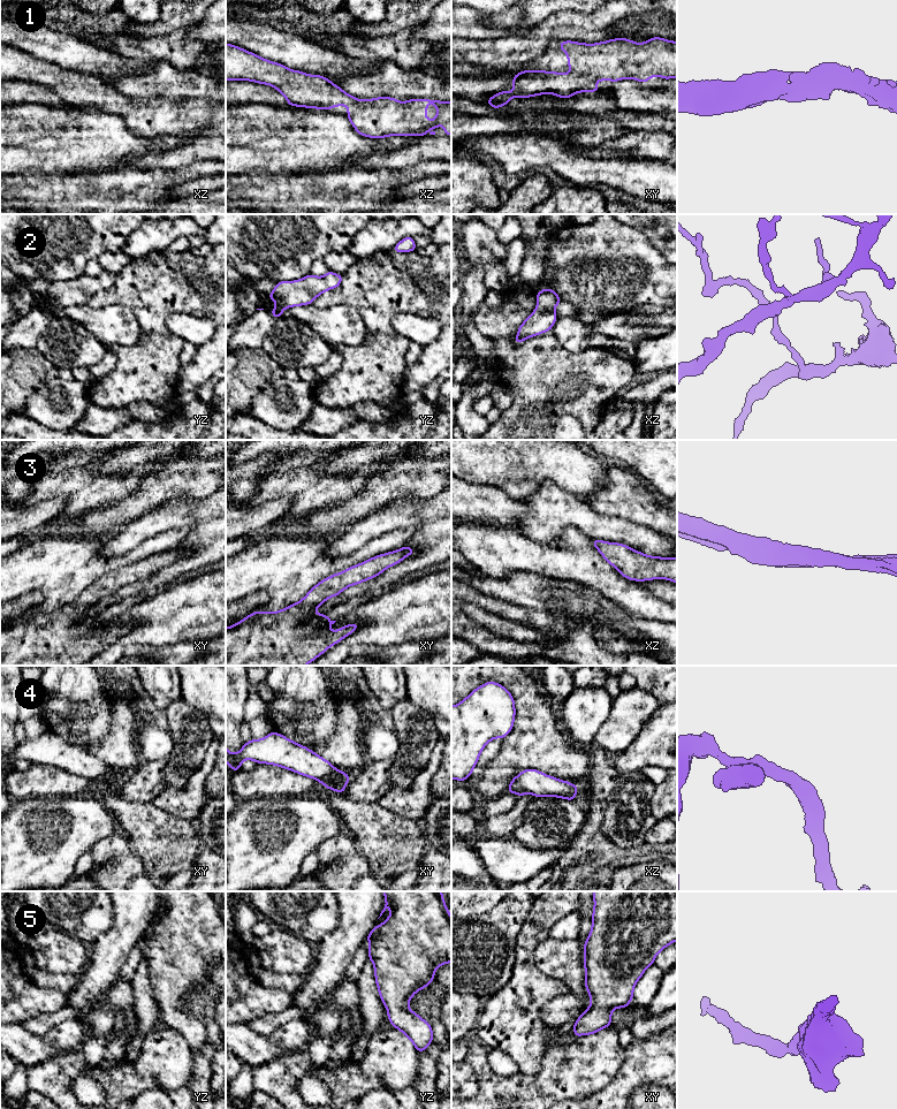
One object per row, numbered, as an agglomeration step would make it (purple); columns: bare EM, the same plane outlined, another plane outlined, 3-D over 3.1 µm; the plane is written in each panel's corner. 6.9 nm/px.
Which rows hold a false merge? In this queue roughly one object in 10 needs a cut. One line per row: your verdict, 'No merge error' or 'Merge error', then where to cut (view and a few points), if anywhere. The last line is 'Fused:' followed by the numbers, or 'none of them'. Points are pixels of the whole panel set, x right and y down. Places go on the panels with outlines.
1: No merge error. No split
2: No merge error. No split
3: No merge error. No split
4: No merge error. No split
5: No merge error. No split
Fused: none of them

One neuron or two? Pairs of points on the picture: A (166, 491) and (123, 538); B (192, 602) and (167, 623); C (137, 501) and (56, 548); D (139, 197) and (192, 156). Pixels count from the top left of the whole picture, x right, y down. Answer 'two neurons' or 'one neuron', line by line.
A: two neurons
B: one neuron
C: two neurons
D: two neurons

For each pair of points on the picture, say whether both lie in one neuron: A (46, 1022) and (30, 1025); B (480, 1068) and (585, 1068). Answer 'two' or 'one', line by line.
A: one
B: one

